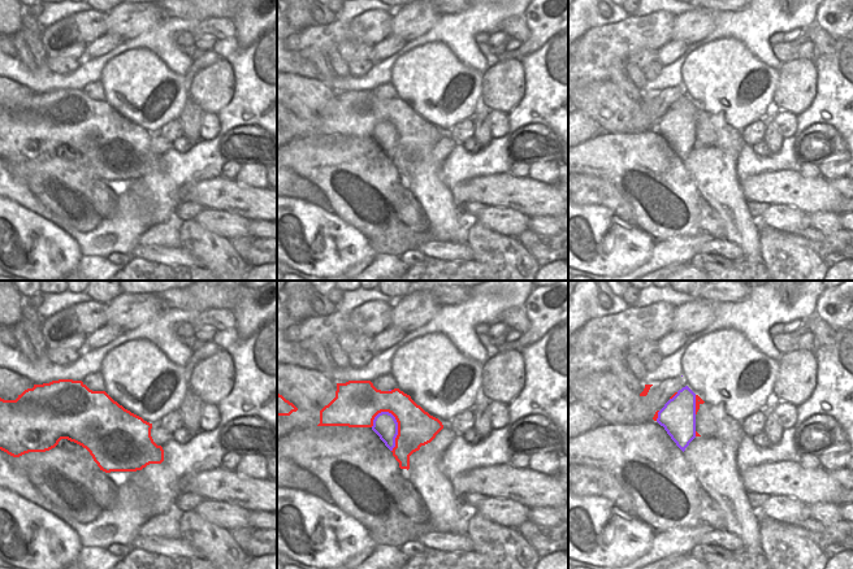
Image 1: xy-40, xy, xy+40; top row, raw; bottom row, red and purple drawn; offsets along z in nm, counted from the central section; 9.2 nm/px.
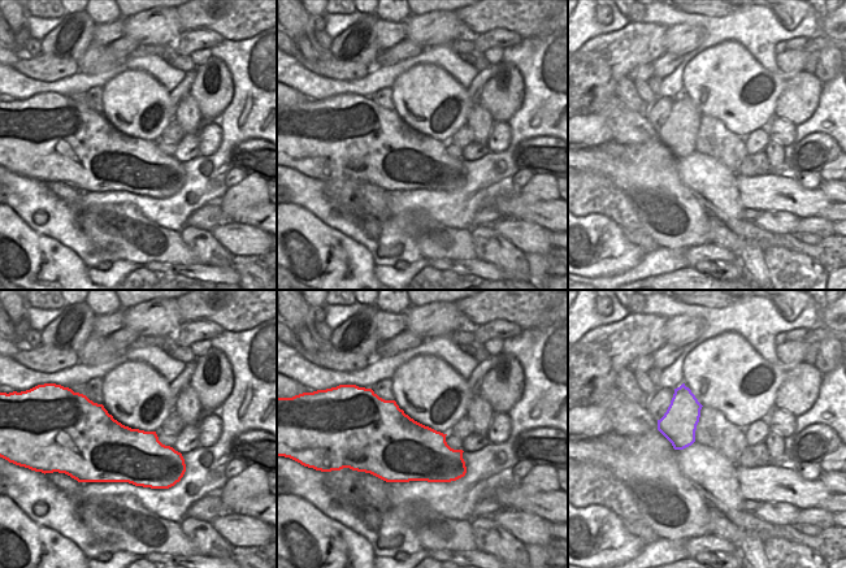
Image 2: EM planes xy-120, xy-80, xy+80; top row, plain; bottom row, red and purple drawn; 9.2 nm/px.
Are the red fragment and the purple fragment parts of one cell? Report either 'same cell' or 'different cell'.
different cell

